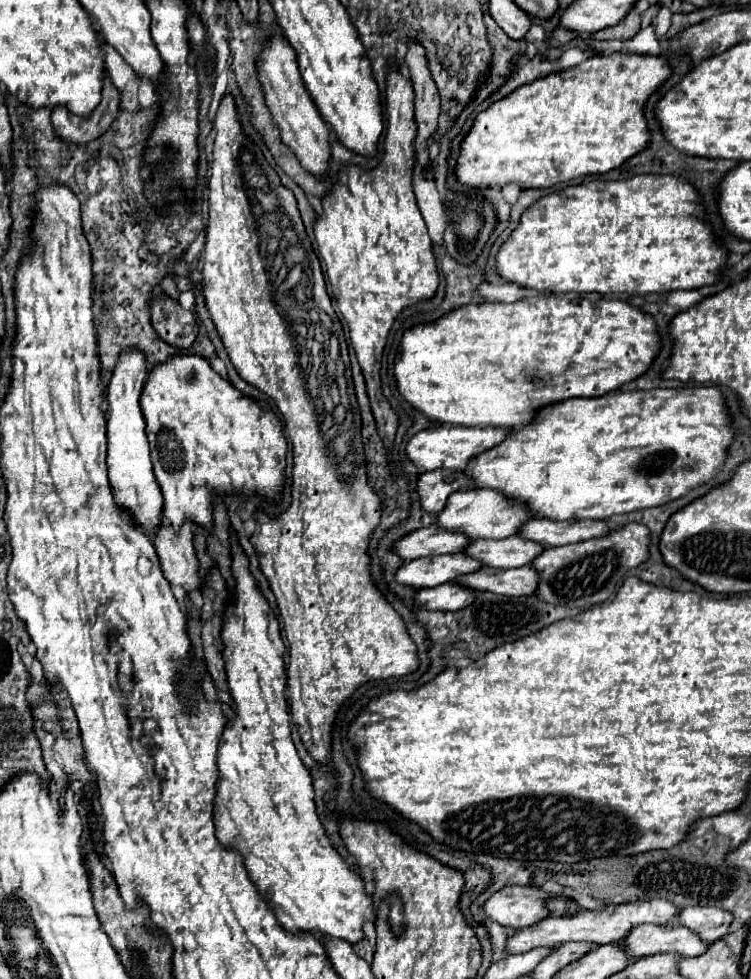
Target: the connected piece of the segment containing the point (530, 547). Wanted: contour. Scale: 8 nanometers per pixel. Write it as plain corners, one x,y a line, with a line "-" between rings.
509,536
501,540
473,540
463,552
491,568
519,568
531,564
541,554
543,546
525,538

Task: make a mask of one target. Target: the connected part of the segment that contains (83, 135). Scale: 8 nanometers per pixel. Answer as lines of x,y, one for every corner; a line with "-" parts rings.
109,76
103,78
101,102
89,116
75,116
65,106
55,106
51,124
55,132
67,142
91,142
99,138
115,120
121,104
121,92
115,88

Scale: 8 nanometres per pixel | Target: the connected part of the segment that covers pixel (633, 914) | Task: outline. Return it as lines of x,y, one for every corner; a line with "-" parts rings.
655,898
655,900
641,900
641,902
633,902
633,904
619,904
617,910
613,914
603,912
603,910
583,910
577,916
569,916
569,918
543,918
541,922
537,922
537,926
527,926
525,930
517,930
507,938
507,954
521,954
527,952
531,948
539,948
539,946
555,946
559,942
595,942
595,944
609,944
615,940
621,940
627,936
627,932
637,926
637,924
667,924
675,914
679,912
677,906
673,906
671,902
663,900
663,898

